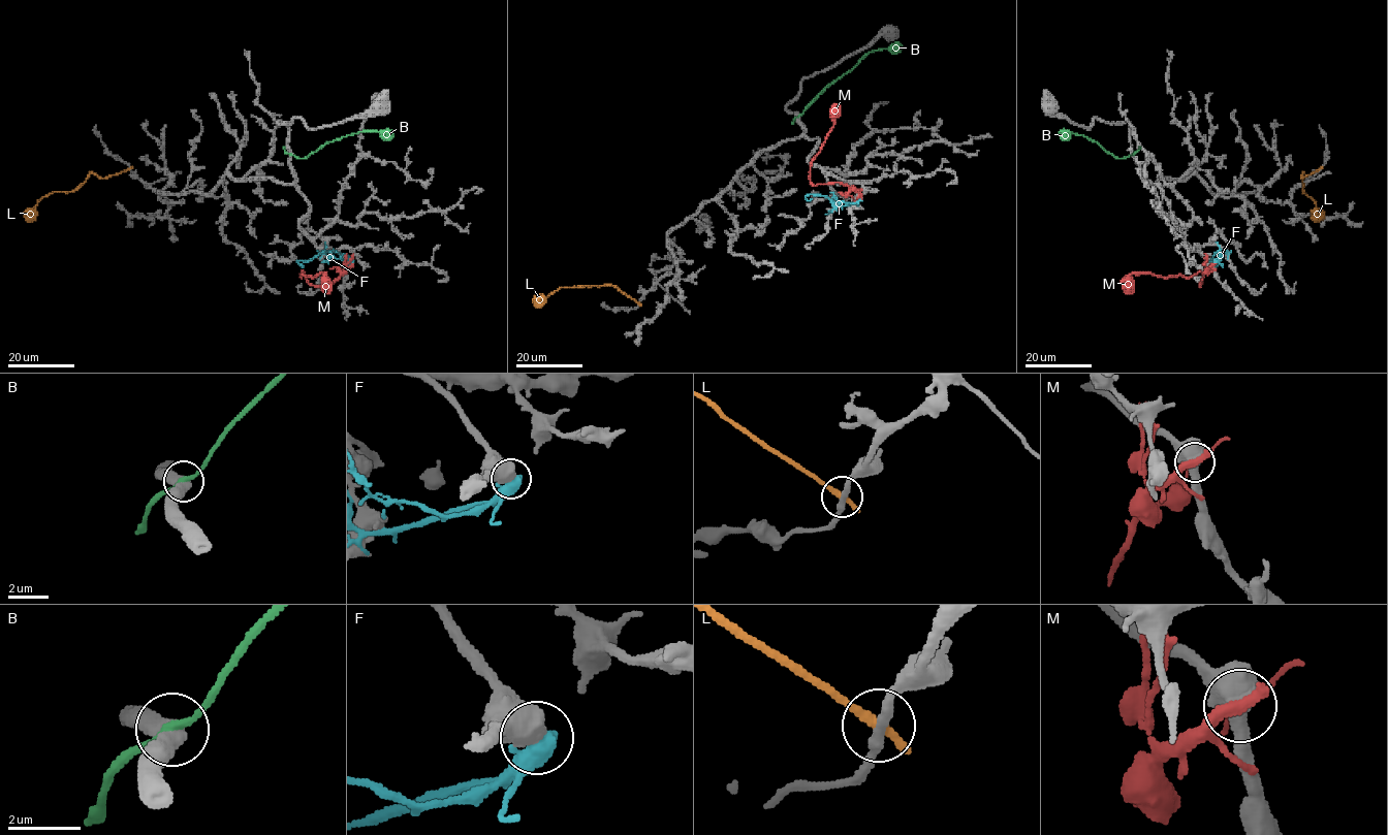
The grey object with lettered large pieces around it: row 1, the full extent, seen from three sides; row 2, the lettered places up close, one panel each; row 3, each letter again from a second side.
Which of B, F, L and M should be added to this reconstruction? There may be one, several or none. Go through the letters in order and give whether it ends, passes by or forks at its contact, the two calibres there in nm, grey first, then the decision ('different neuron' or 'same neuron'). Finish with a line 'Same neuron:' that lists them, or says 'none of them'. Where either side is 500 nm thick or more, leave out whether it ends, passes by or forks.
B: it passes by; calibres 480 and 180 nm; different neuron
F: calibres 650 and 550 nm; different neuron
L: it ends; calibres 240 and 360 nm; different neuron
M: calibres 650 and 460 nm; different neuron
Same neuron: none of them

